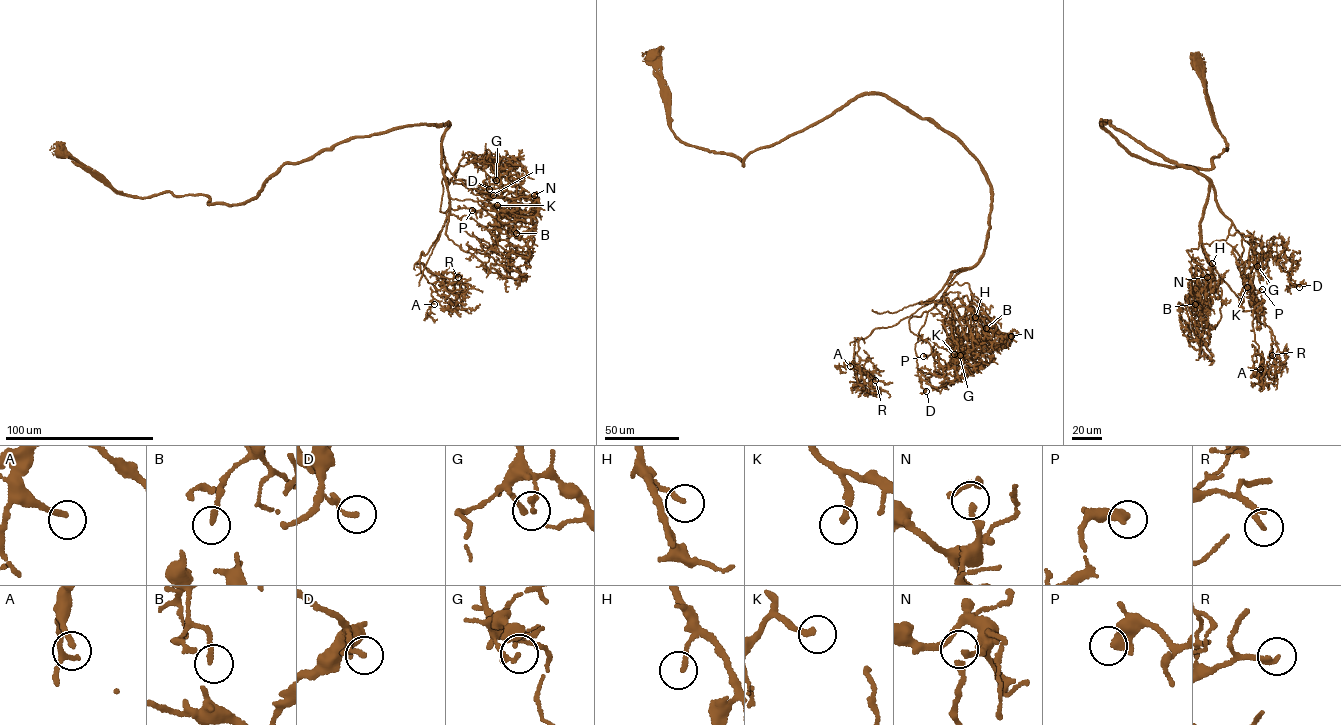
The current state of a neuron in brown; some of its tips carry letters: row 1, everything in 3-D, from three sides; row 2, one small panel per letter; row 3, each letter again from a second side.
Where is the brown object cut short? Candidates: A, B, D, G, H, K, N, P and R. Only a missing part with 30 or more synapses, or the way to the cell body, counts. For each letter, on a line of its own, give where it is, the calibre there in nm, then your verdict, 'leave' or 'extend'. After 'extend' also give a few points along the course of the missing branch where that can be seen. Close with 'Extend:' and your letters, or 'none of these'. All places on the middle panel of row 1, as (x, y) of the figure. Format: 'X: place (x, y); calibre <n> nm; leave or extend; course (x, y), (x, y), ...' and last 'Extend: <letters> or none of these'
A: place (850, 366); calibre 220 nm; extend; course (850, 366), (853, 378), (860, 386)
B: place (986, 328); calibre 190 nm; leave
D: place (926, 391); calibre 120 nm; leave
G: place (960, 355); calibre 190 nm; leave
H: place (975, 317); calibre 170 nm; leave
K: place (954, 354); calibre 200 nm; extend; course (954, 354), (966, 364), (972, 367), (978, 364), (980, 368)
N: place (1011, 336); calibre 140 nm; leave
P: place (923, 356); calibre 480 nm; extend; course (923, 356), (928, 374), (950, 385)
R: place (875, 380); calibre 150 nm; extend; course (875, 380), (882, 388), (894, 390)
Extend: A, K, P, R

